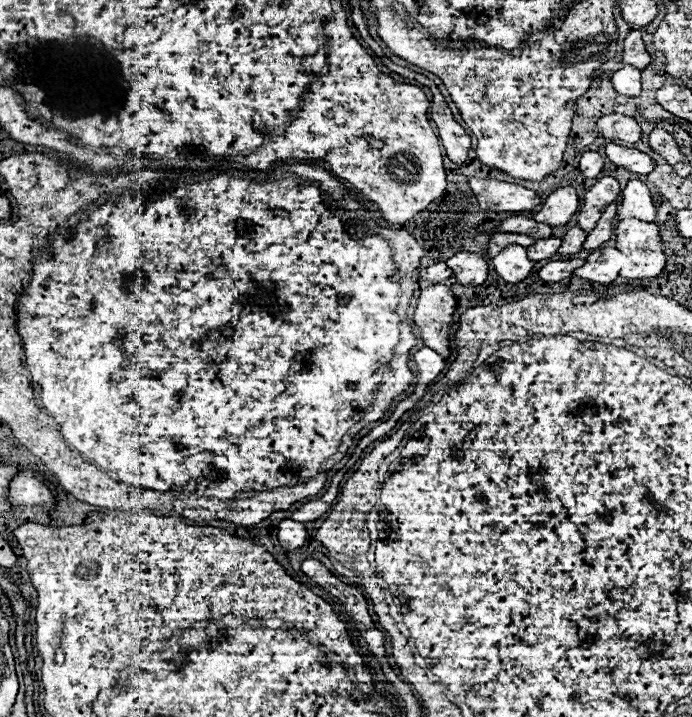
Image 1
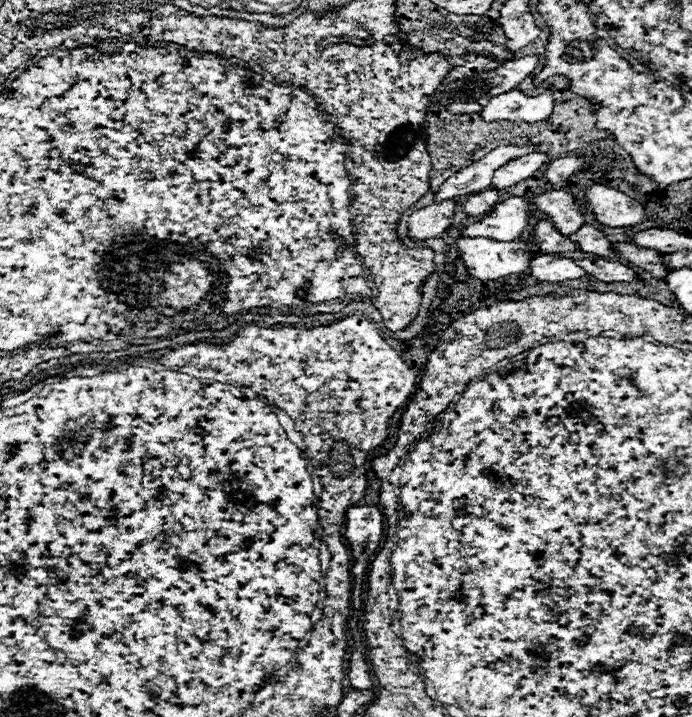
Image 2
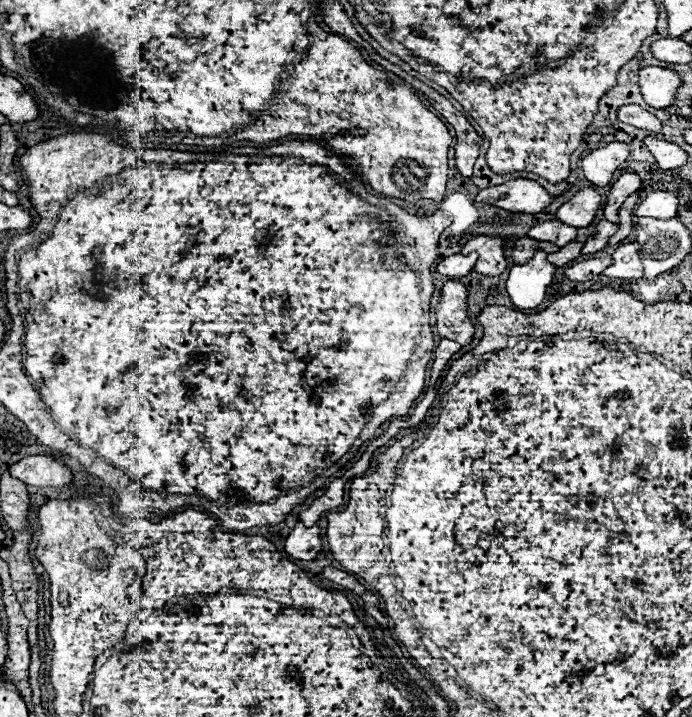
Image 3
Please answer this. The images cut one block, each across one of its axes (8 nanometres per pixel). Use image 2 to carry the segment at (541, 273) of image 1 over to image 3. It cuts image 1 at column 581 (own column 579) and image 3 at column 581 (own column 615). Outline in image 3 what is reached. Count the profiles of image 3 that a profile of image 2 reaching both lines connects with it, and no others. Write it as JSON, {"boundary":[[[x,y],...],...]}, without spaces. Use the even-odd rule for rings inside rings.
{"boundary":[[[604,256],[604,258],[590,258],[590,260],[584,260],[584,262],[578,262],[570,268],[564,270],[564,276],[568,280],[574,280],[574,282],[588,282],[592,278],[596,278],[598,274],[604,272],[604,268],[612,264],[612,258],[610,256]]]}

